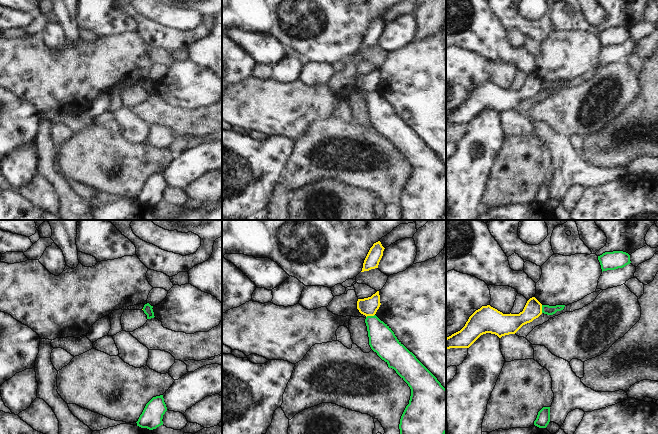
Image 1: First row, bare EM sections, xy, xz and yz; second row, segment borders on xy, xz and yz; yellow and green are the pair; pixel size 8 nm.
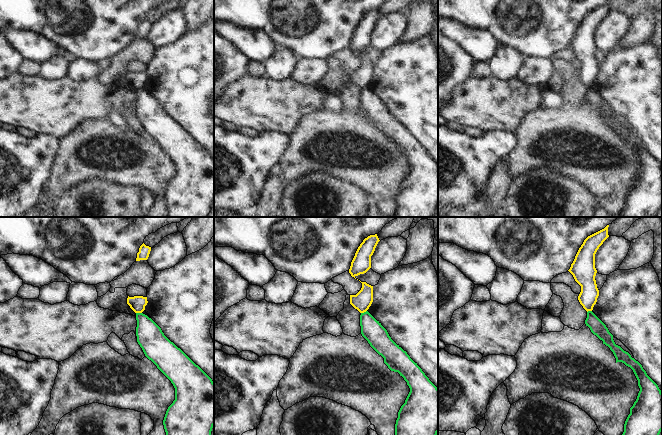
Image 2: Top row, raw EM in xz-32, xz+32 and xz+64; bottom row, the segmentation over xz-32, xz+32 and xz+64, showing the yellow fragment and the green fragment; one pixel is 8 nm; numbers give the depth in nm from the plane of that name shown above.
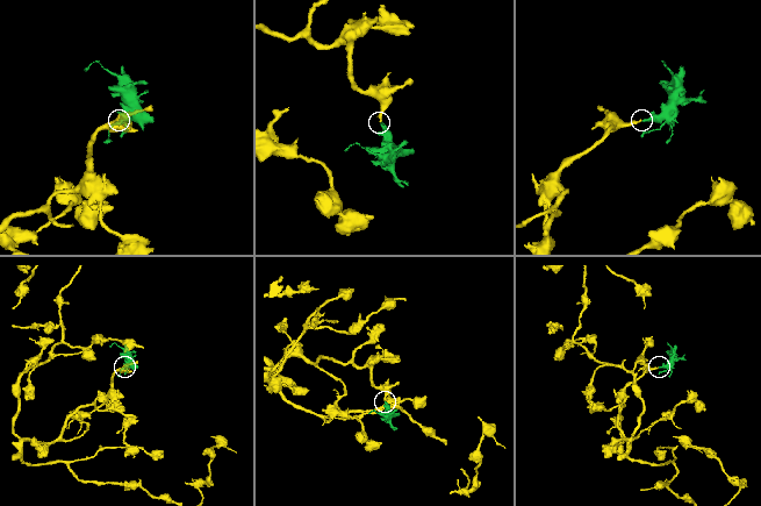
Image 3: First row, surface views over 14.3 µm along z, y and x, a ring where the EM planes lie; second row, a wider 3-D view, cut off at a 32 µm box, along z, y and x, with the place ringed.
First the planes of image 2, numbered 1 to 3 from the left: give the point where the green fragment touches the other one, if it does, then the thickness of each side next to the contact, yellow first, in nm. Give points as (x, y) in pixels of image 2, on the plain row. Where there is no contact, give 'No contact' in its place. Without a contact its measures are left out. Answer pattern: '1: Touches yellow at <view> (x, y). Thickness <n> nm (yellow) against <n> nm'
1: Touches yellow at xz-32 (139, 88). Thickness 130 nm (yellow) against 220 nm
2: Touches yellow at xz+32 (363, 88). Thickness 150 nm (yellow) against 180 nm
3: Touches yellow at xz+64 (589, 86). Thickness 150 nm (yellow) against 120 nm.

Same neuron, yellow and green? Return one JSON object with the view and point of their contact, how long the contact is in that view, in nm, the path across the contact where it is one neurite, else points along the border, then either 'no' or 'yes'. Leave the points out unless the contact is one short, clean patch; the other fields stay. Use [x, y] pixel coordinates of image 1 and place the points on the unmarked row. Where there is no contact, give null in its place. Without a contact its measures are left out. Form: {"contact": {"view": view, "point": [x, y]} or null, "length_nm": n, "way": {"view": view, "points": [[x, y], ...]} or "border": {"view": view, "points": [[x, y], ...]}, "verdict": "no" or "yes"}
{"contact": {"view": "xz", "point": [370, 91]}, "length_nm": 80, "border": {"view": "xz", "points": [[374, 90], [366, 93]]}, "verdict": "no"}

